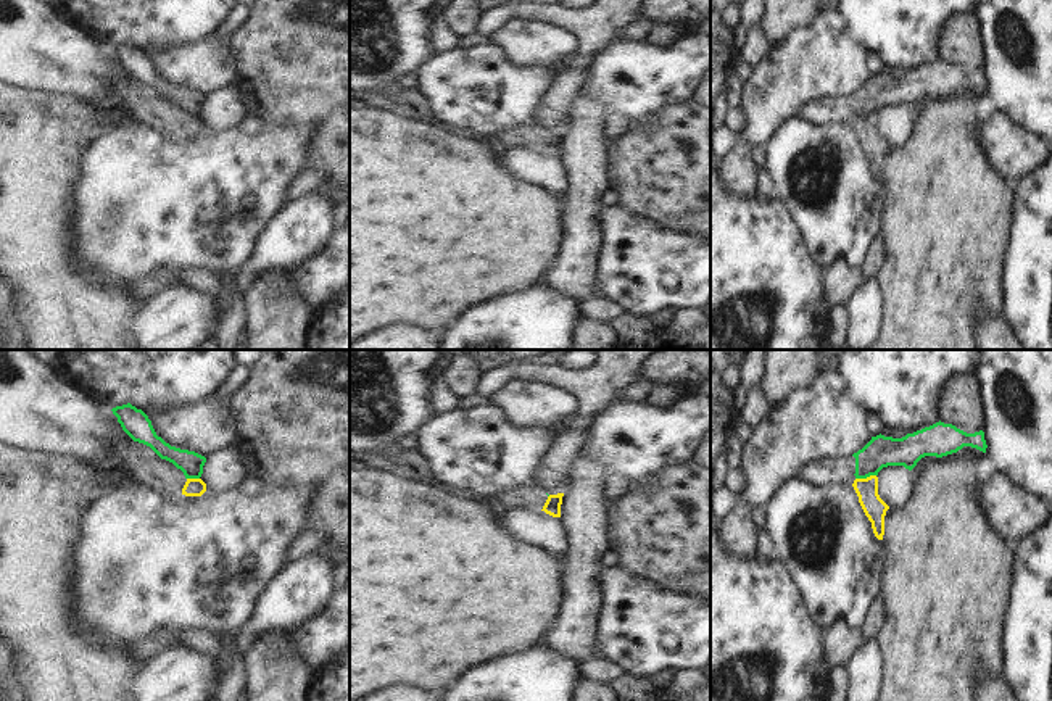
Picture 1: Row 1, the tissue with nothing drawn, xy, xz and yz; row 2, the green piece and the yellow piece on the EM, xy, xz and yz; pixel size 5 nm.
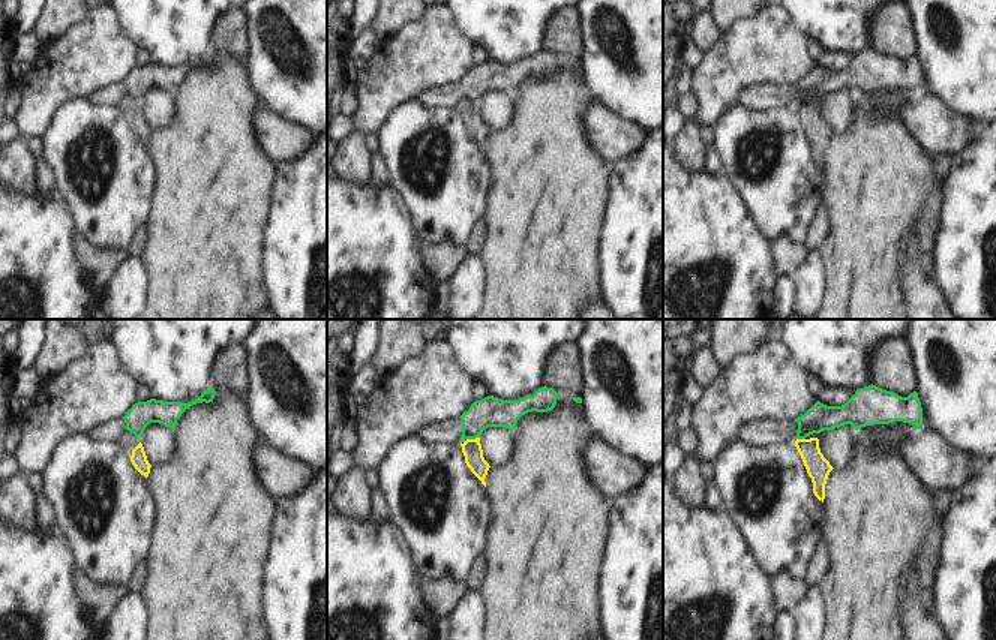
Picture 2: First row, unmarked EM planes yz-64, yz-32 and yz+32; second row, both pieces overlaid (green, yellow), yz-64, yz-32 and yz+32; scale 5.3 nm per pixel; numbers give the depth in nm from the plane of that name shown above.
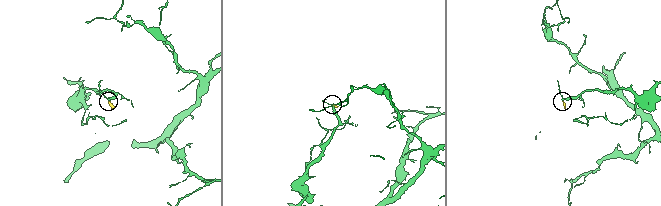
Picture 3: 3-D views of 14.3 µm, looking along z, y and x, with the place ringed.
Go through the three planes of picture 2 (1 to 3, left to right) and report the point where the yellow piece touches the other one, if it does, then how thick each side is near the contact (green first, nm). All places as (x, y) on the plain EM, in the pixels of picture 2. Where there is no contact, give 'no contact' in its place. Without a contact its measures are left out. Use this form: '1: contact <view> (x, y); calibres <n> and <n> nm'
1: no contact
2: contact yz-32 (473, 102); calibres 160 and 110 nm
3: contact yz+32 (801, 102); calibres 150 and 130 nm

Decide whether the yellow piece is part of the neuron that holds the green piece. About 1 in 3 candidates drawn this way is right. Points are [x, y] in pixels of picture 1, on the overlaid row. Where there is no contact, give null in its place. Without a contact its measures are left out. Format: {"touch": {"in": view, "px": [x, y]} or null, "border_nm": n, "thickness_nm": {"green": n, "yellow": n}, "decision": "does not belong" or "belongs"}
{"touch": {"in": "yz", "px": [865, 477]}, "border_nm": 110, "thickness_nm": {"green": 160, "yellow": 110}, "decision": "does not belong"}

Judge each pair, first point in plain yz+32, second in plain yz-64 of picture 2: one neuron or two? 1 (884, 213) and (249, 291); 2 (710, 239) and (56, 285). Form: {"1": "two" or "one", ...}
{"1": "one", "2": "one"}

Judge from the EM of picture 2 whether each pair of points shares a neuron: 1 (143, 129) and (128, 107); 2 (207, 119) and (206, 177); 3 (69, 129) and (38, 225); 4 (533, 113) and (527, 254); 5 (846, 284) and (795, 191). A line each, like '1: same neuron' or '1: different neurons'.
1: same neuron
2: same neuron
3: different neurons
4: same neuron
5: different neurons

